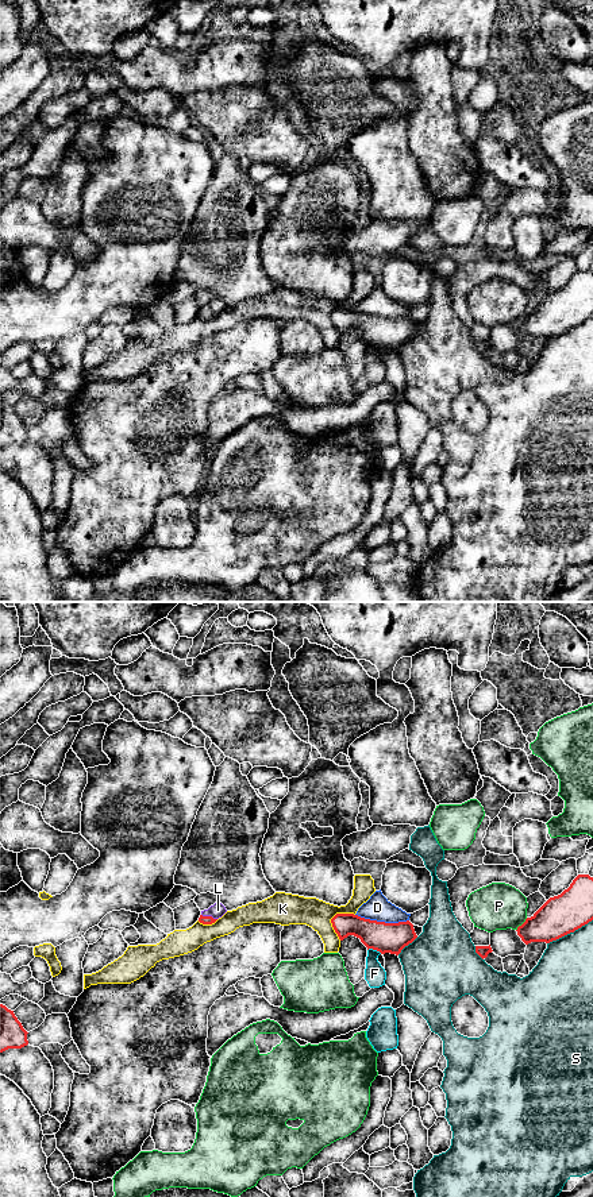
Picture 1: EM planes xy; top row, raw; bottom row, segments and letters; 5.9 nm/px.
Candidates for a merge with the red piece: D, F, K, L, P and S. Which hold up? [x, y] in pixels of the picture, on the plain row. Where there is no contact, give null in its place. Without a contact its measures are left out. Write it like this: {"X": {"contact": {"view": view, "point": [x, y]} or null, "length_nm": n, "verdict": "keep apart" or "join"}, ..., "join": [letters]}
{"D": {"contact": {"view": "xy", "point": [382, 317]}, "length_nm": 320, "verdict": "keep apart"}, "F": {"contact": {"view": "xy", "point": [374, 344]}, "length_nm": 90, "verdict": "keep apart"}, "K": {"contact": {"view": "xy", "point": [331, 315]}, "length_nm": 190, "verdict": "keep apart"}, "L": {"contact": {"view": "xy", "point": [210, 312]}, "length_nm": 100, "verdict": "join"}, "P": {"contact": {"view": "xy", "point": [522, 320]}, "length_nm": 100, "verdict": "keep apart"}, "S": {"contact": {"view": "xy", "point": [569, 328]}, "length_nm": 300, "verdict": "keep apart"}, "join": ["L"]}

